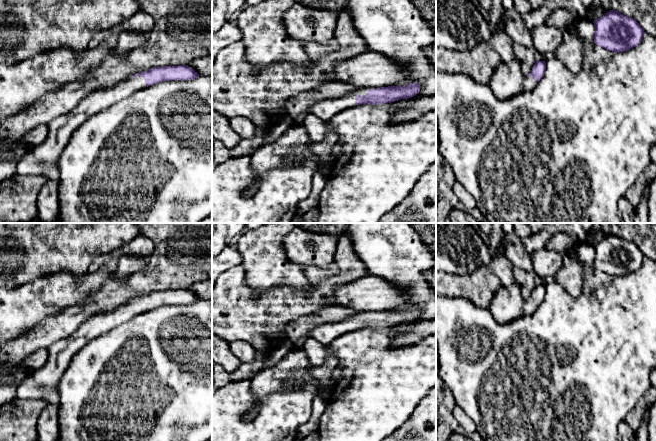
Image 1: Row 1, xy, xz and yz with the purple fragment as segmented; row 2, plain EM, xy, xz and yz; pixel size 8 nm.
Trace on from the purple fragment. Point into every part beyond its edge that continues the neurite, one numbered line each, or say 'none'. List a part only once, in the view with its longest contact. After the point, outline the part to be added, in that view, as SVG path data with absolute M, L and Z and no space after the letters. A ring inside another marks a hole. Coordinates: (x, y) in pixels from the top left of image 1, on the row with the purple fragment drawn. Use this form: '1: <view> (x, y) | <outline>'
1: xz (326, 109) | M357 87L350 93L339 97L337 99L322 100L314 104L310 108L310 114L314 114L317 117L328 121L334 117L337 113L345 110L346 108L356 105L356 95L364 96L368 93L369 89L377 89L378 87Z

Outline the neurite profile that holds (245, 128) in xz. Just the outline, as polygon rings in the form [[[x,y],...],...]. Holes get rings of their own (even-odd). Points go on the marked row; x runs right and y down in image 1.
[[[231,117],[230,124],[232,129],[240,136],[241,139],[252,138],[256,131],[256,126],[246,117]]]

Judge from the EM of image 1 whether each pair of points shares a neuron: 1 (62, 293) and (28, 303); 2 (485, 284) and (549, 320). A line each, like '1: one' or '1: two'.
1: one
2: two

